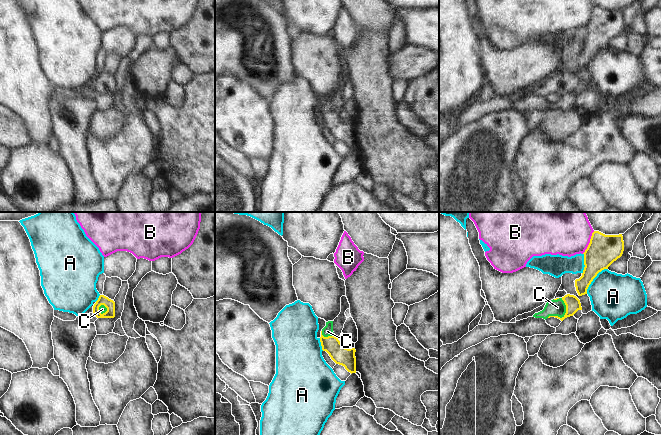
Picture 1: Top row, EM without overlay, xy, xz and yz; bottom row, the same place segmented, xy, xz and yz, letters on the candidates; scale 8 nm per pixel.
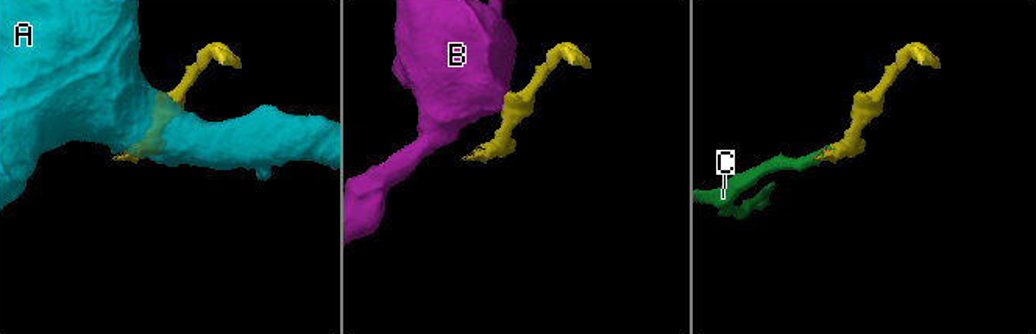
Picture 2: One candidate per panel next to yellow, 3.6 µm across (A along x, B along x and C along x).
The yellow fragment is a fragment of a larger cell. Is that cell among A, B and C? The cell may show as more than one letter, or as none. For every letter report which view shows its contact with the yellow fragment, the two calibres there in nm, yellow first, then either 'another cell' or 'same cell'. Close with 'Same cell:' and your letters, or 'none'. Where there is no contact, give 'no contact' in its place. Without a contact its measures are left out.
A: contact in yz; calibres 240 and 380 nm; another cell
B: contact in yz; calibres 240 and 420 nm; another cell
C: contact in yz; calibres 120 and 130 nm; same cell
Same cell: C

